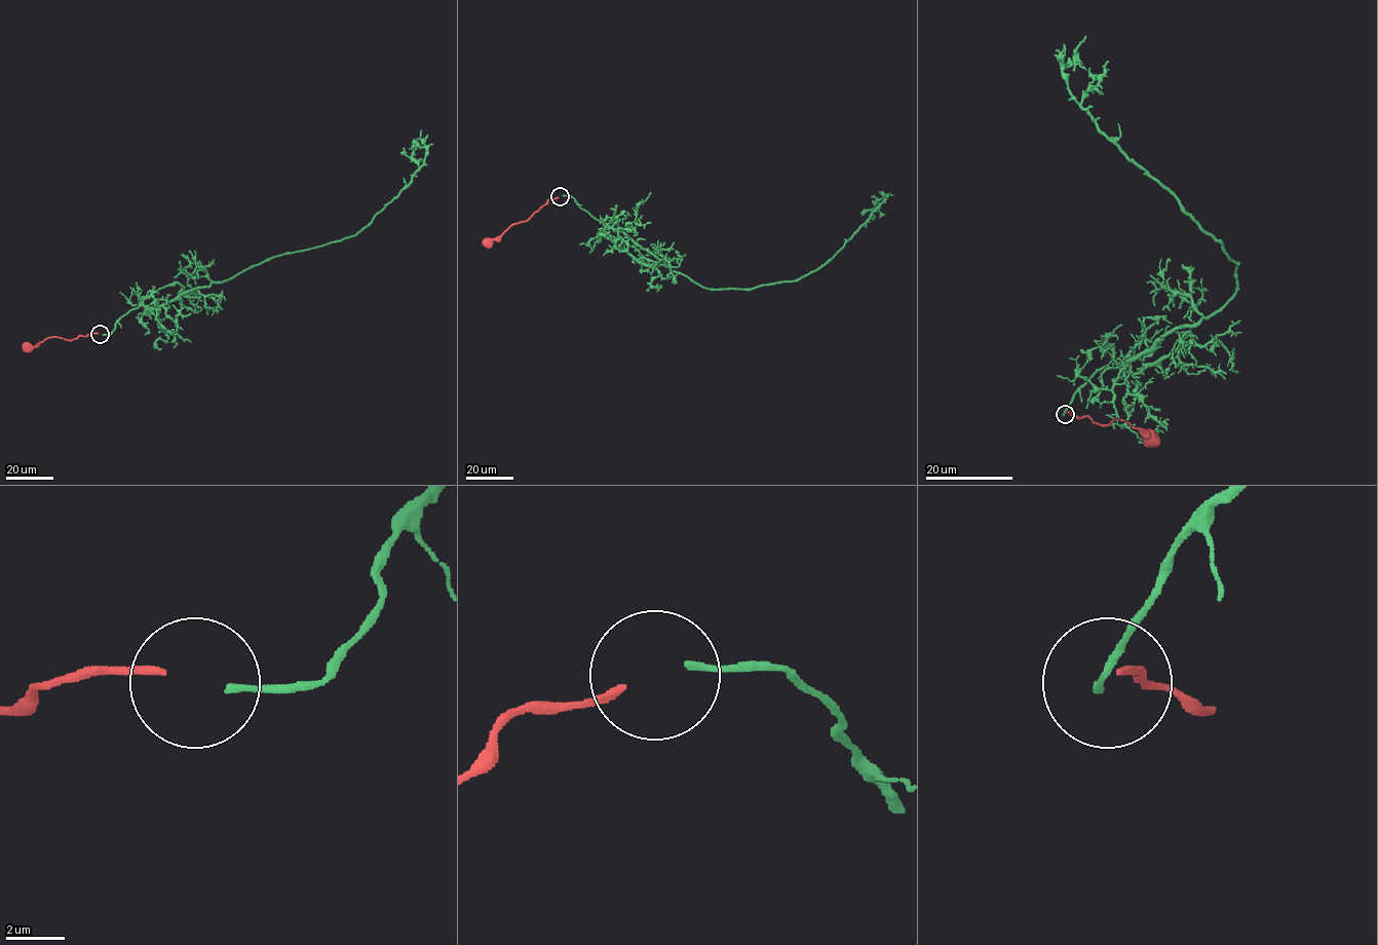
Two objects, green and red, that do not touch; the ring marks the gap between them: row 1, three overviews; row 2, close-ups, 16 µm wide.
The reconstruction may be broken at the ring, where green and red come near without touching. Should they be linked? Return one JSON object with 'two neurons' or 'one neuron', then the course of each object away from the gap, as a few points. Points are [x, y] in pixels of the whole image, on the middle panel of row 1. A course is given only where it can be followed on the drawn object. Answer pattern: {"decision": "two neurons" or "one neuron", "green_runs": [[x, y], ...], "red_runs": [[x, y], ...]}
{"decision": "one neuron", "green_runs": [[563, 196], [622, 230], [673, 271], [712, 289], [796, 280], [835, 254], [886, 194], [875, 201], [881, 208]], "red_runs": [[558, 197], [549, 198], [527, 220], [512, 224], [486, 242]]}

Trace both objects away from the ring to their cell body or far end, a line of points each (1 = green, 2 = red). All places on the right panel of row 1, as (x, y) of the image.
1: (1064, 414), (1112, 361), (1197, 324), (1236, 290), (1236, 264), (1222, 244), (1070, 93), (1062, 69), (1085, 35)
2: (1066, 413), (1087, 416), (1094, 421), (1109, 424), (1121, 419), (1145, 437), (1150, 436)

